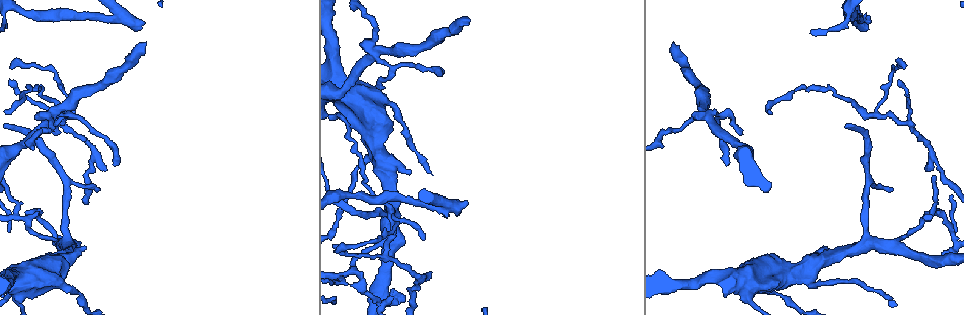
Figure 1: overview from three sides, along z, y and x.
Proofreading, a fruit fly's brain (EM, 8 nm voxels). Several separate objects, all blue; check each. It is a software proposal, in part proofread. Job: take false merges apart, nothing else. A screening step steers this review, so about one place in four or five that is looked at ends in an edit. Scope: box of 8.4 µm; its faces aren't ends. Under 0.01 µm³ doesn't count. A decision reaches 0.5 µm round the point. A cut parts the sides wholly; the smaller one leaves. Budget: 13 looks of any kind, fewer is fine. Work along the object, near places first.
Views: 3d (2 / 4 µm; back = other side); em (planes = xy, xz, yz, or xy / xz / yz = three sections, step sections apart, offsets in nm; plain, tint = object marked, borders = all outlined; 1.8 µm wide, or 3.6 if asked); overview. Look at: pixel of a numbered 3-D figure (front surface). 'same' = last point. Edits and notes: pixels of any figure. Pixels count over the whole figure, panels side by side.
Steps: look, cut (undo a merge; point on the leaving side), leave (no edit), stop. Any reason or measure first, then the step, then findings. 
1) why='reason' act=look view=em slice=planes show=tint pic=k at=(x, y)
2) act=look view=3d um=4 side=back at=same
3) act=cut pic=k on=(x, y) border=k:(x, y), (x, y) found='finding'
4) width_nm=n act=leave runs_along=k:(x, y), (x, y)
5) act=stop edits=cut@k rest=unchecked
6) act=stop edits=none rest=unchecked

why='sudden change in width' act=look view=3d um=4 pic=1 at=(17, 281)

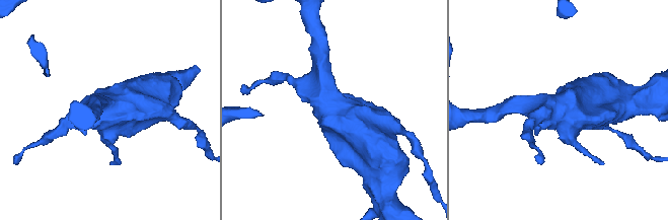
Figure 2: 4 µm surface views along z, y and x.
act=look view=em um=3.6 slice=planes show=plain pic=2 at=(565, 108)

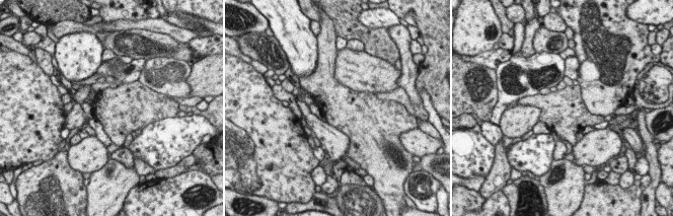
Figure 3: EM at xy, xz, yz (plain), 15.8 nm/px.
act=look view=em um=3.6 slice=planes show=tint at=same

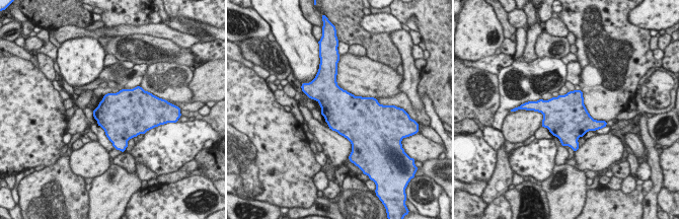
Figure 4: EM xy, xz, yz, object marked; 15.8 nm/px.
act=leave found='one neuron here'

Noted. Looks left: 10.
why='four-way junction' act=look view=3d um=4 pic=1 at=(803, 272)

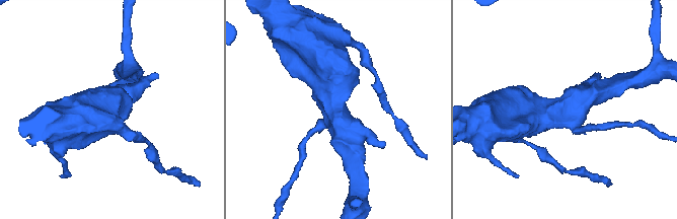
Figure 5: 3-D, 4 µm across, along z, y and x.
arms=4 act=look view=em slice=planes show=tint pic=5 at=(336, 111)

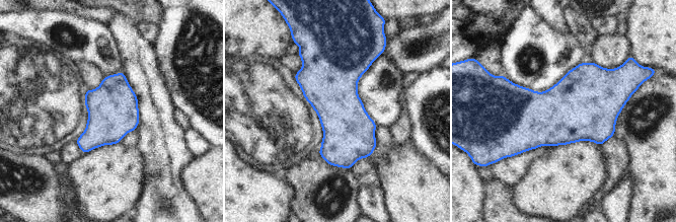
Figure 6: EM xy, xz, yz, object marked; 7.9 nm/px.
act=leave found='all the same neuron'

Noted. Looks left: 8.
why='abrupt turn' act=look view=em slice=xy step=4 show=tint pic=1 at=(390, 228)

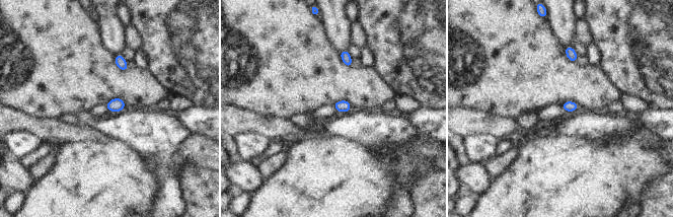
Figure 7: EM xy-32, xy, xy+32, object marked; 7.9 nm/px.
act=leave found='continuous, no second neuron'

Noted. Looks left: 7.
why='a fork' act=look view=3d um=4 pic=1 at=(861, 19)

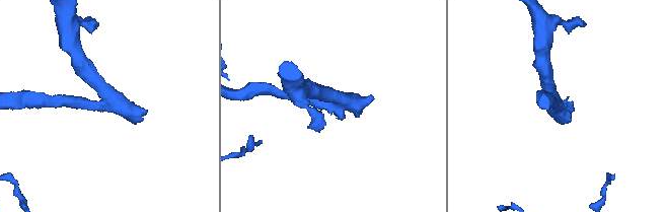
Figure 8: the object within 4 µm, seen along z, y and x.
act=look view=em slice=planes show=tint pic=8 at=(116, 103)

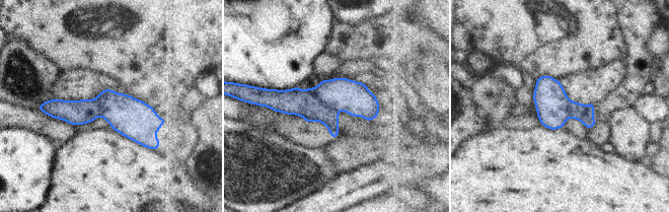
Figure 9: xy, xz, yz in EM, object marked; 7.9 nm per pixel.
width_nm=280 act=cut pic=9 on=(339, 93) found='two neurons meet here'

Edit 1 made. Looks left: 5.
why='redraw' act=look view=overview

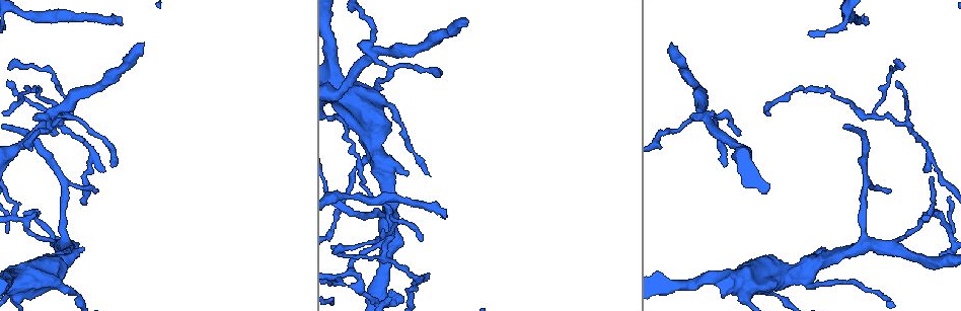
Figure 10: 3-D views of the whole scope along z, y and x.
why='four arms meet' act=look view=3d um=2 pic=10 at=(370, 55)

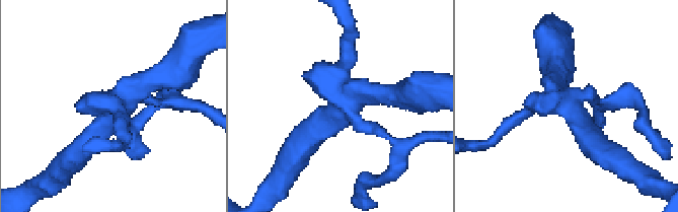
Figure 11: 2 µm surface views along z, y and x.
arms=4 why='need the tissue' act=look view=em slice=planes show=plain pic=11 at=(571, 113)

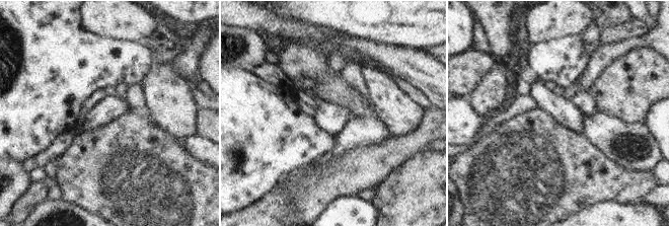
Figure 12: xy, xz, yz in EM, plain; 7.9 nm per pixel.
why='see the neighbours' act=look view=em slice=planes show=borders at=same

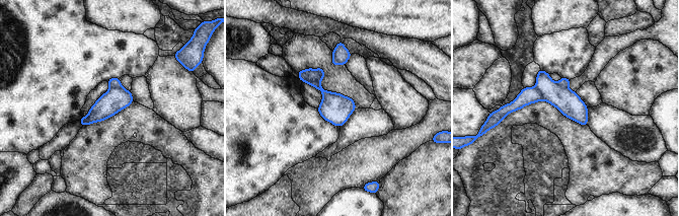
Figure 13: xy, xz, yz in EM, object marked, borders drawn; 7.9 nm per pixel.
act=cut pic=13 on=(528, 95) border=13:(535, 86), (542, 98) found='a second neuron is stuck on'

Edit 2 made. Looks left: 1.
act=stop edits=cut@9,cut@13 rest=unchecked

